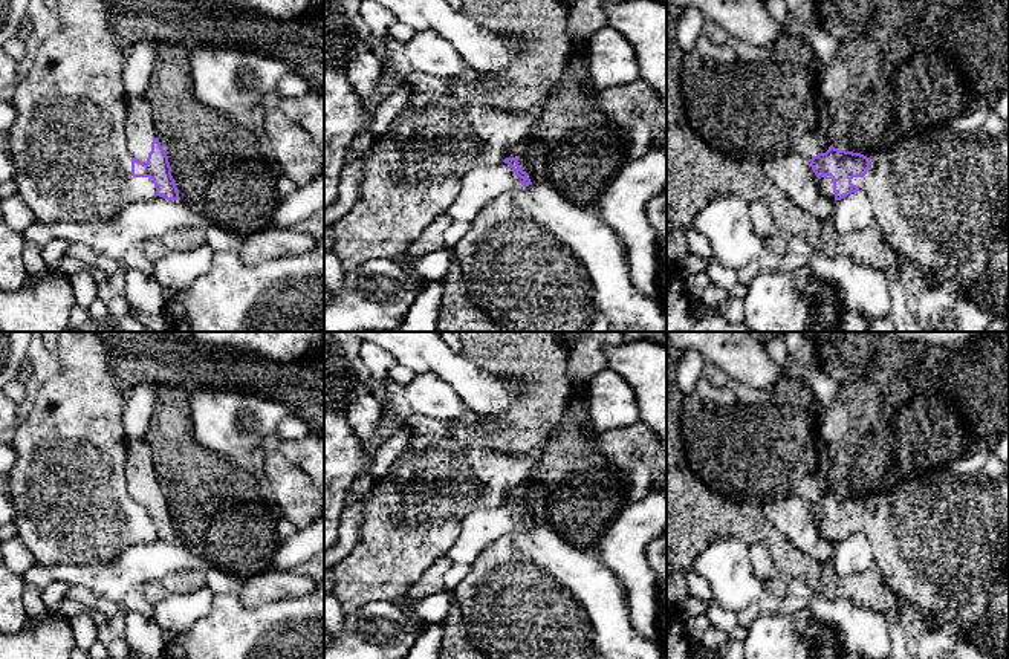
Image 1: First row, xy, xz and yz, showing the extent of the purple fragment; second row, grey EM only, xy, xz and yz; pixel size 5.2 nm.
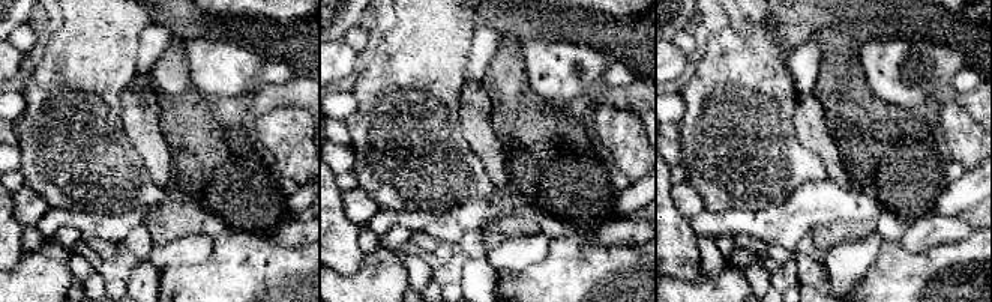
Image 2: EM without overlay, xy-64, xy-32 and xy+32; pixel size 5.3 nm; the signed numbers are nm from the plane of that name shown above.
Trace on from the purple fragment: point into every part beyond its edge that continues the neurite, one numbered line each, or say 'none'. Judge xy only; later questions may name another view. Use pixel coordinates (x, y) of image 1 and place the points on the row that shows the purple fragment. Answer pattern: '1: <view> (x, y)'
1: xy (139, 126)

